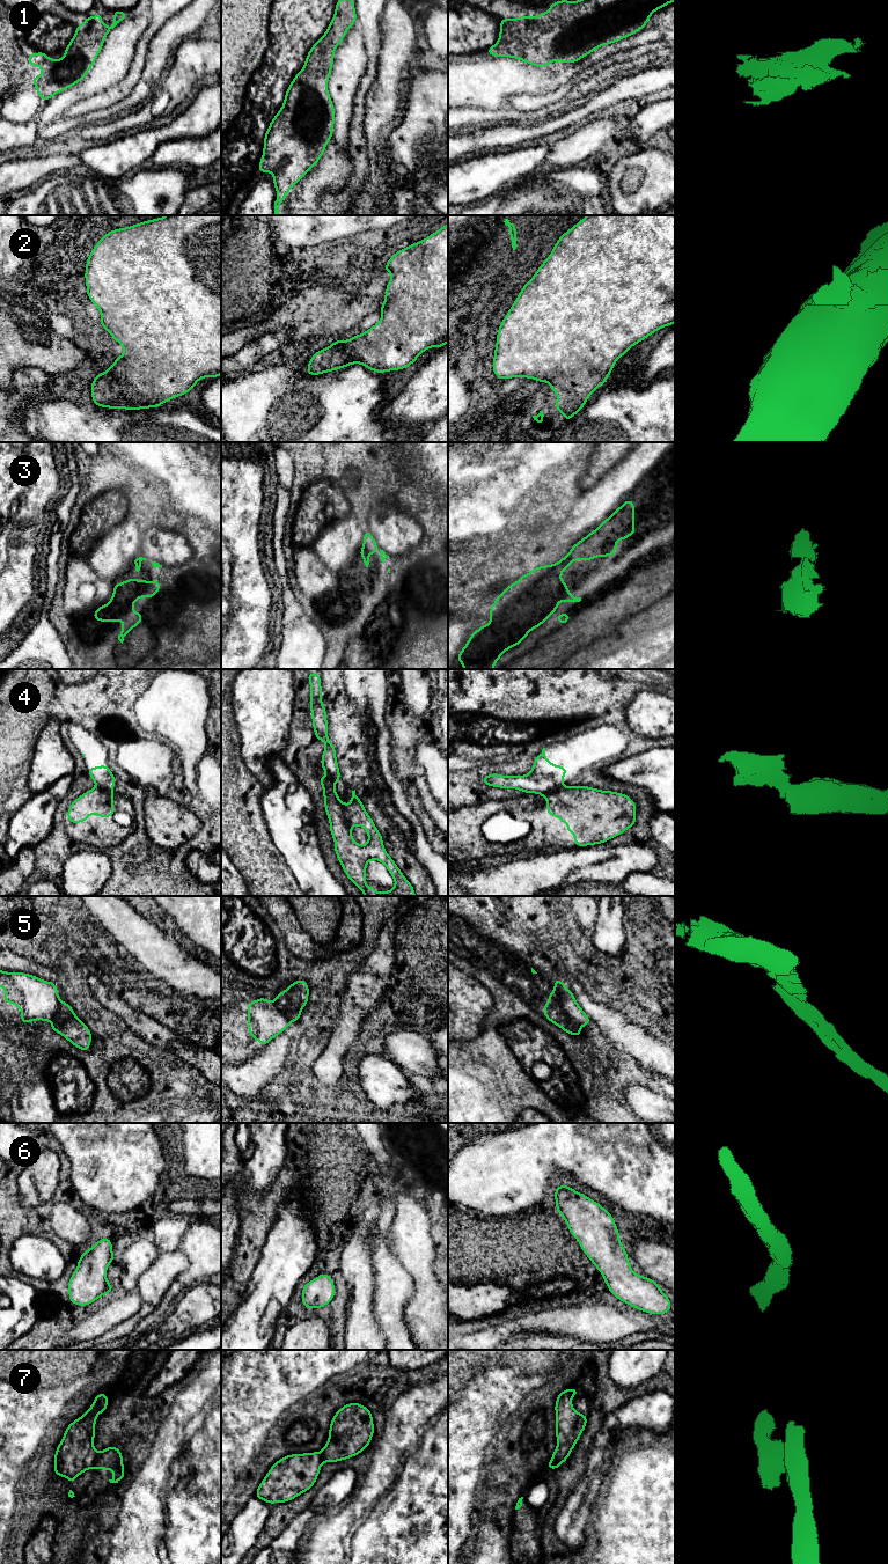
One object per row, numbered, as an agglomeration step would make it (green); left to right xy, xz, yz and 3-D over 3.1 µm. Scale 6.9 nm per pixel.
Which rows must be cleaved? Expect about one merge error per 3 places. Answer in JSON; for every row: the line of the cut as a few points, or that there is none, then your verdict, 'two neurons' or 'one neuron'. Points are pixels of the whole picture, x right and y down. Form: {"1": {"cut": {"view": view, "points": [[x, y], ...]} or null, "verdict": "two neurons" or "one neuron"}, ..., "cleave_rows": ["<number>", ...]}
{"1": {"cut": null, "verdict": "one neuron"}, "2": {"cut": null, "verdict": "one neuron"}, "3": {"cut": null, "verdict": "one neuron"}, "4": {"cut": {"view": "yz", "points": [[563, 786], [541, 794]]}, "verdict": "two neurons"}, "5": {"cut": {"view": "yz", "points": [[549, 996], [553, 996], [562, 1005], [564, 1012], [580, 1025]]}, "verdict": "two neurons"}, "6": {"cut": null, "verdict": "one neuron"}, "7": {"cut": {"view": "xy", "points": [[98, 1453], [92, 1467]]}, "verdict": "two neurons"}, "cleave_rows": ["4", "5", "7"]}

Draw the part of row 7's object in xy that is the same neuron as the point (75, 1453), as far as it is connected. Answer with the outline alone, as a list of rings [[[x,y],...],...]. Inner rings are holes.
[[[104,1393],[95,1396],[91,1407],[78,1419],[72,1422],[65,1430],[64,1438],[54,1453],[54,1475],[66,1477],[72,1484],[75,1478],[94,1467],[98,1452],[94,1447],[96,1417],[105,1412],[109,1397]]]

